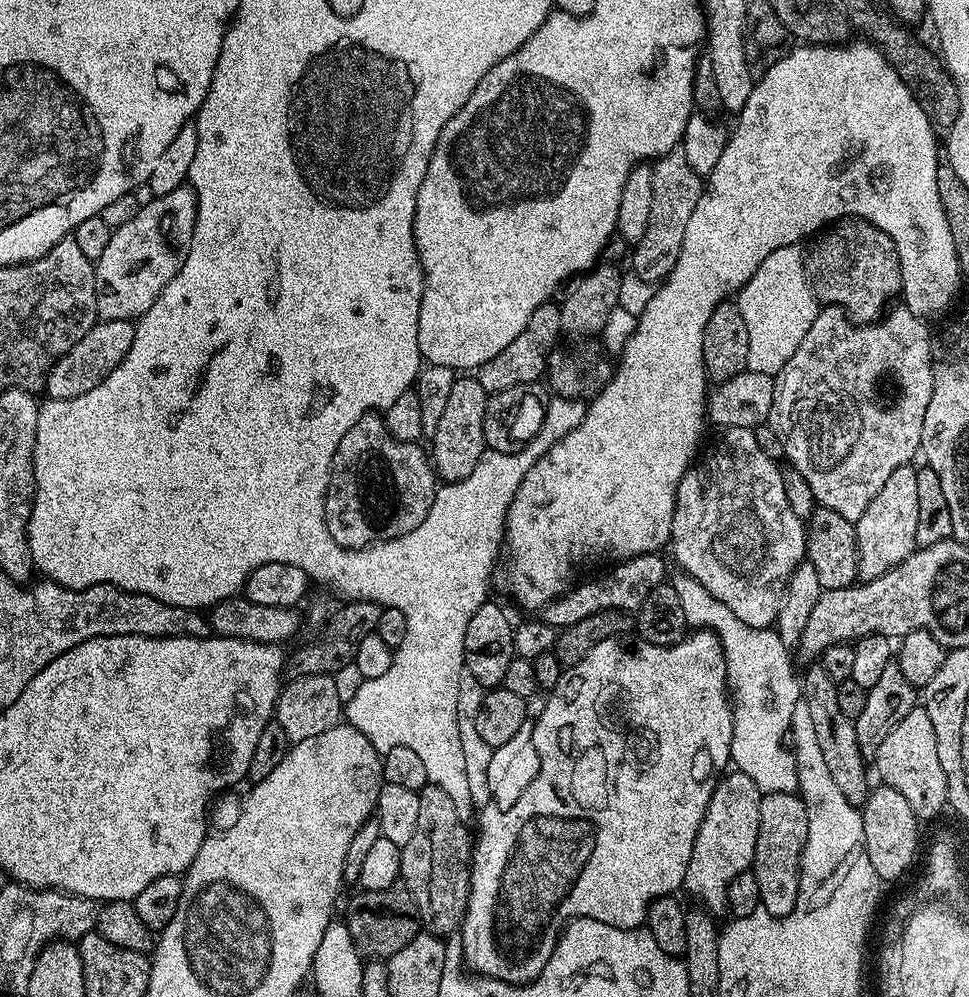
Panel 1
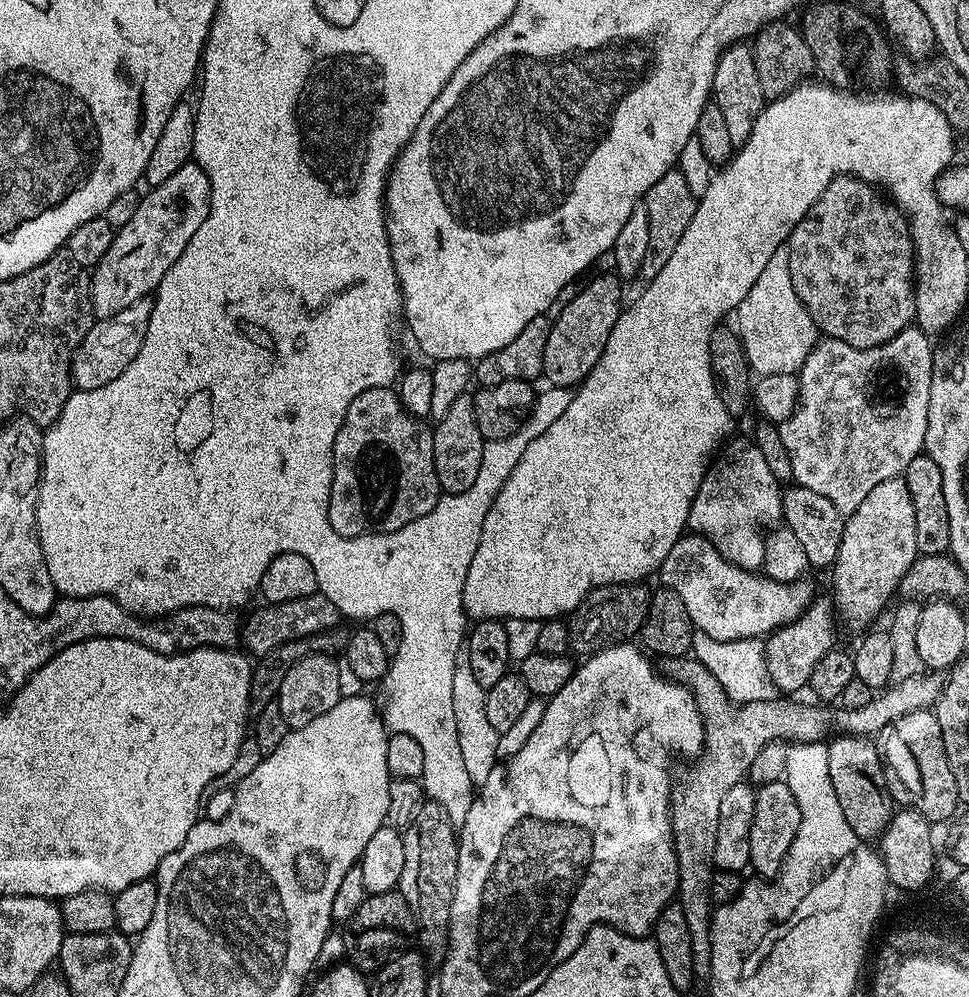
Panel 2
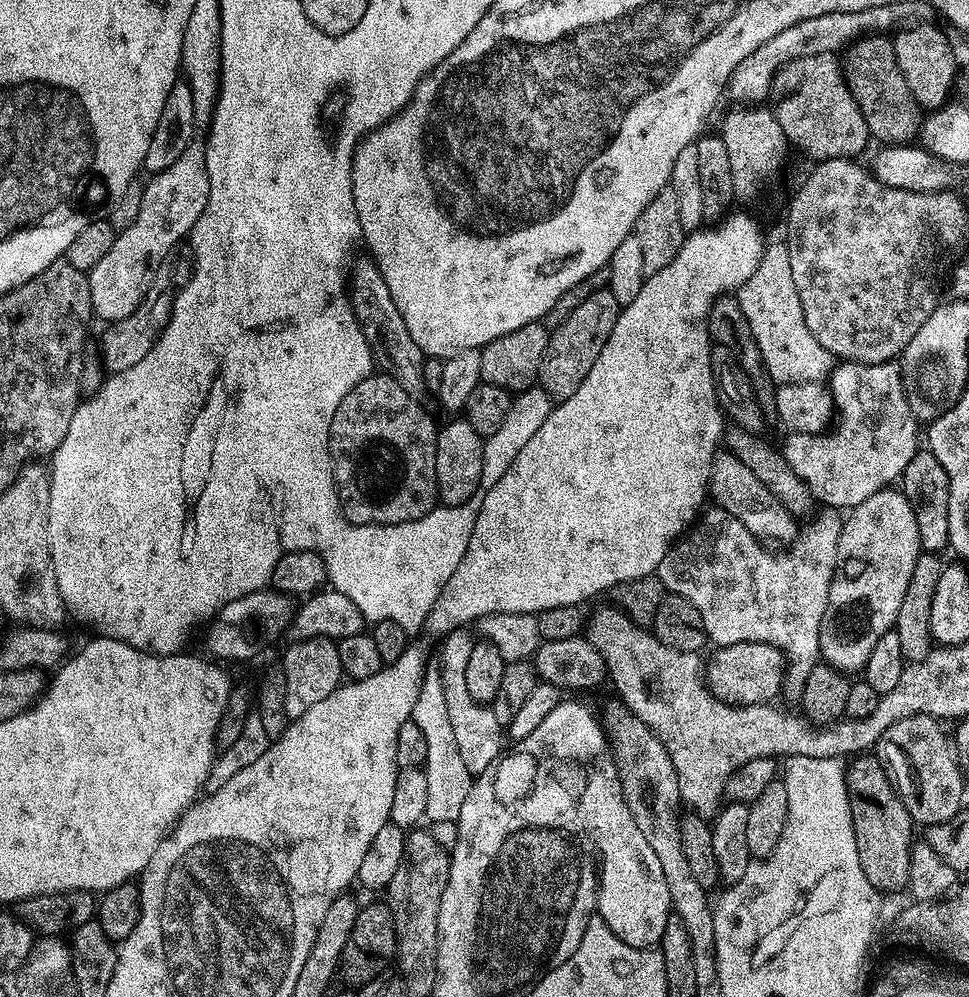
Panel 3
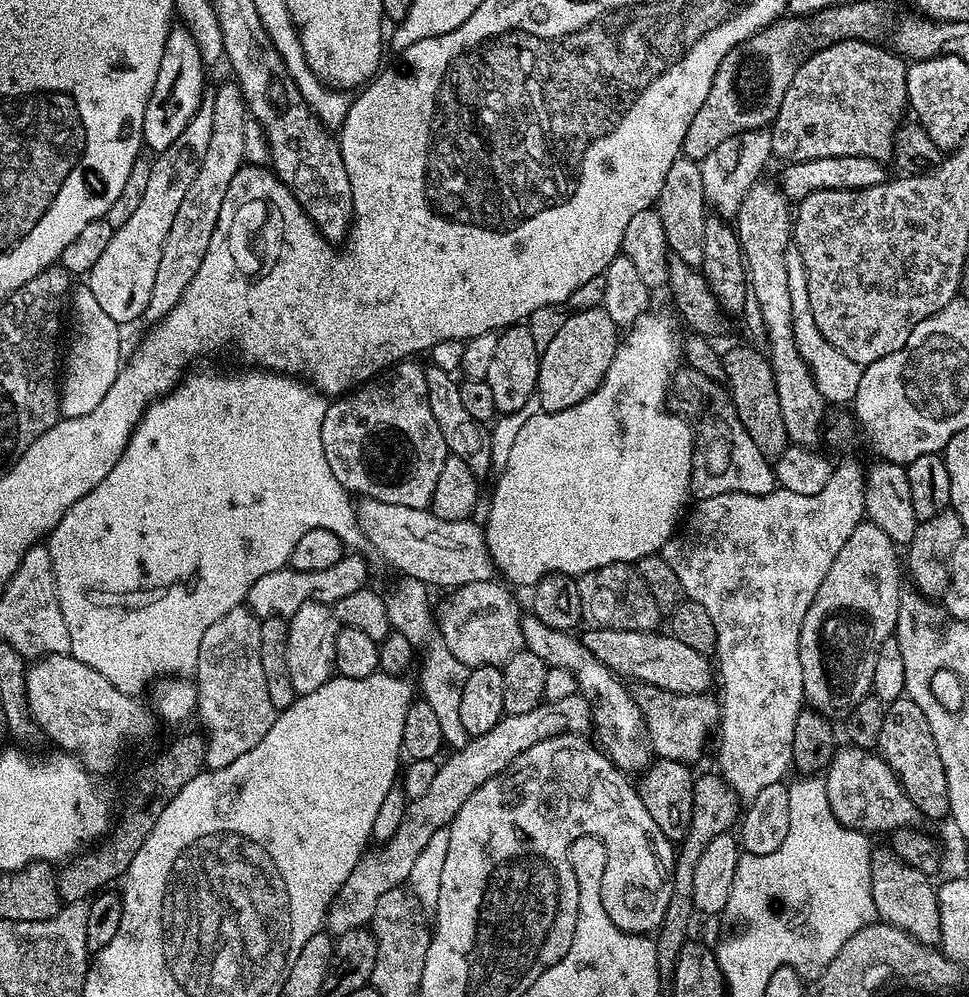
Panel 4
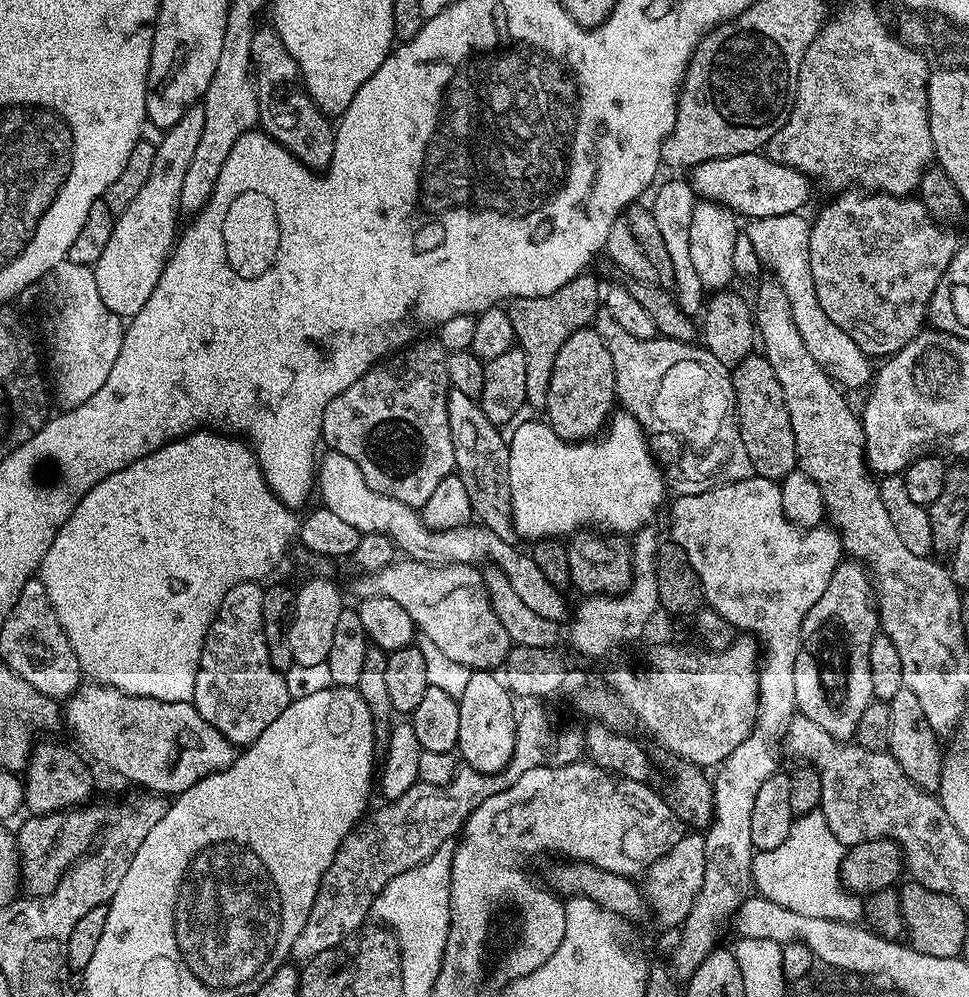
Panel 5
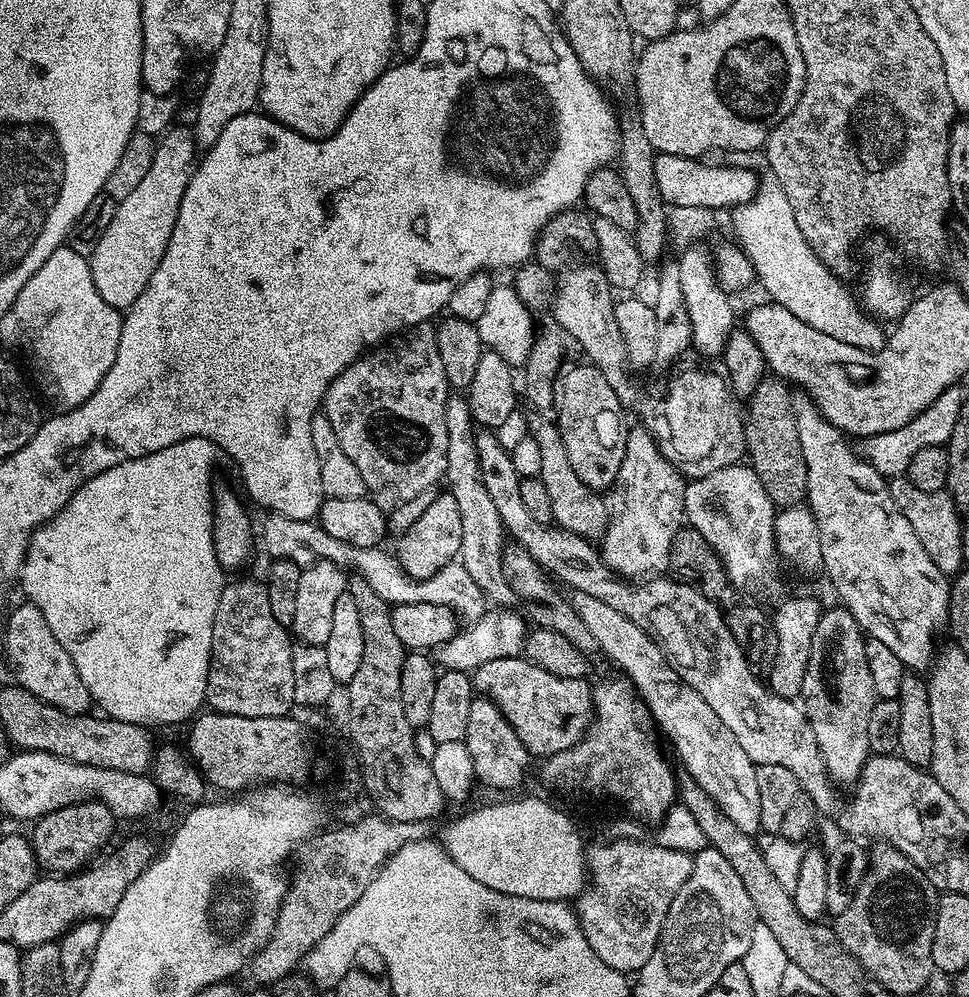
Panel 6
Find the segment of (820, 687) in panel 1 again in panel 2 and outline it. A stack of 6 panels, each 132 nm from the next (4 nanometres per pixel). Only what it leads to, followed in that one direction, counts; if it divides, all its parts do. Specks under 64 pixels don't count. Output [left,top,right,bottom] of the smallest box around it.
[827,734,894,841]

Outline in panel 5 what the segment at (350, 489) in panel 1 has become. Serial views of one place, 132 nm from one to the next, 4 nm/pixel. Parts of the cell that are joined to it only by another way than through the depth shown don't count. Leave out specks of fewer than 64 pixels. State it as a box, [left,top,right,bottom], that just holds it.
[320,338,456,510]

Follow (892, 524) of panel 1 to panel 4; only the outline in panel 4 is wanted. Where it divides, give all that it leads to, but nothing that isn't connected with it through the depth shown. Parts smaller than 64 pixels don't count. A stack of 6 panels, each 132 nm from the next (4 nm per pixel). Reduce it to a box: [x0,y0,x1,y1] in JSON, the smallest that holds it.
[800,522,902,718]

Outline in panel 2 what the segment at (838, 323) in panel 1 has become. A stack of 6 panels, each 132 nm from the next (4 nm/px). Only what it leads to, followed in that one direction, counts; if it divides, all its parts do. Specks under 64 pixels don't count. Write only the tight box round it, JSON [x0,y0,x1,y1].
[779,326,934,514]

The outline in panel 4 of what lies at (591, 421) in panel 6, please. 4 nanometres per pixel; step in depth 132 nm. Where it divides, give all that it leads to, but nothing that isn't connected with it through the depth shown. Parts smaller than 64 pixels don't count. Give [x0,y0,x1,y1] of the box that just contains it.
[535,306,618,411]

